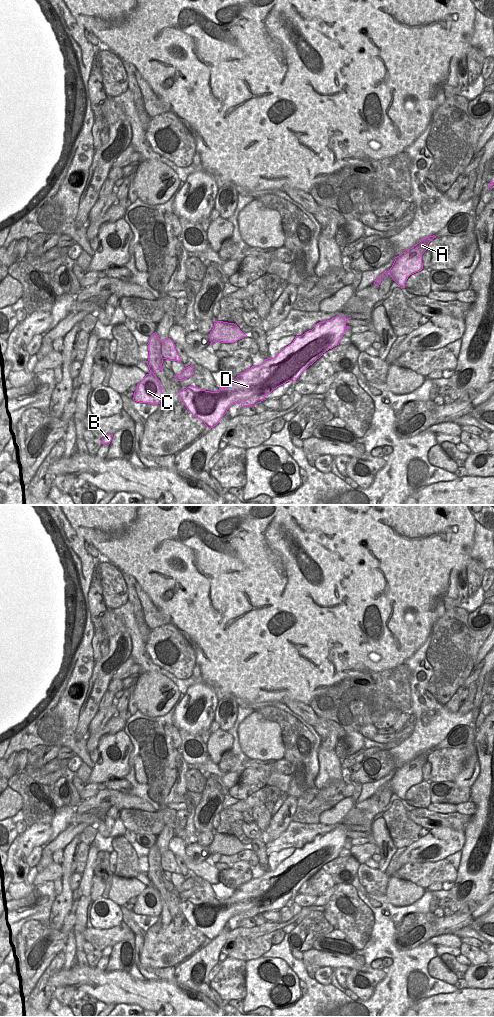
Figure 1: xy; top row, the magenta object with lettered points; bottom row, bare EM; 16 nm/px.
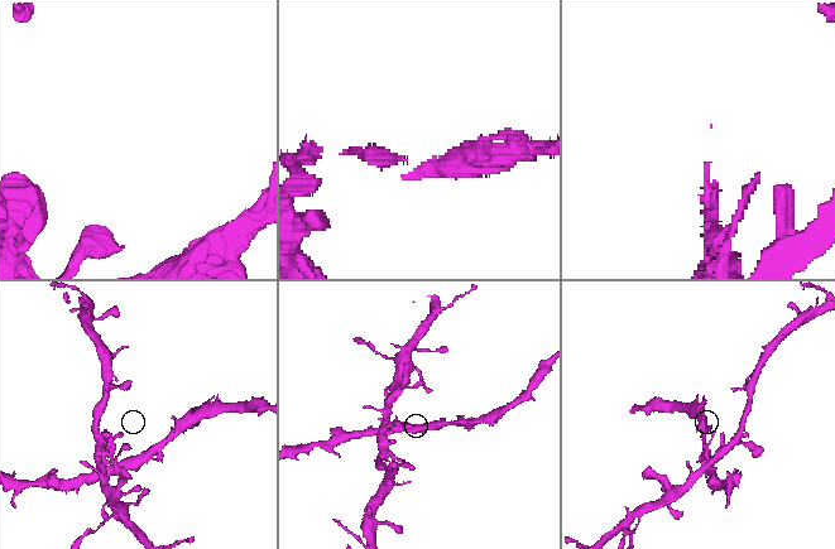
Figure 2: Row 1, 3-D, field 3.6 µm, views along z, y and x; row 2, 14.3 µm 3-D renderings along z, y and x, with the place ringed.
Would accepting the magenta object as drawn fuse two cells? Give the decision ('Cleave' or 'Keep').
Cleave

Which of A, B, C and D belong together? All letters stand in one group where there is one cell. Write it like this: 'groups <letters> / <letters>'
groups A B D / C

